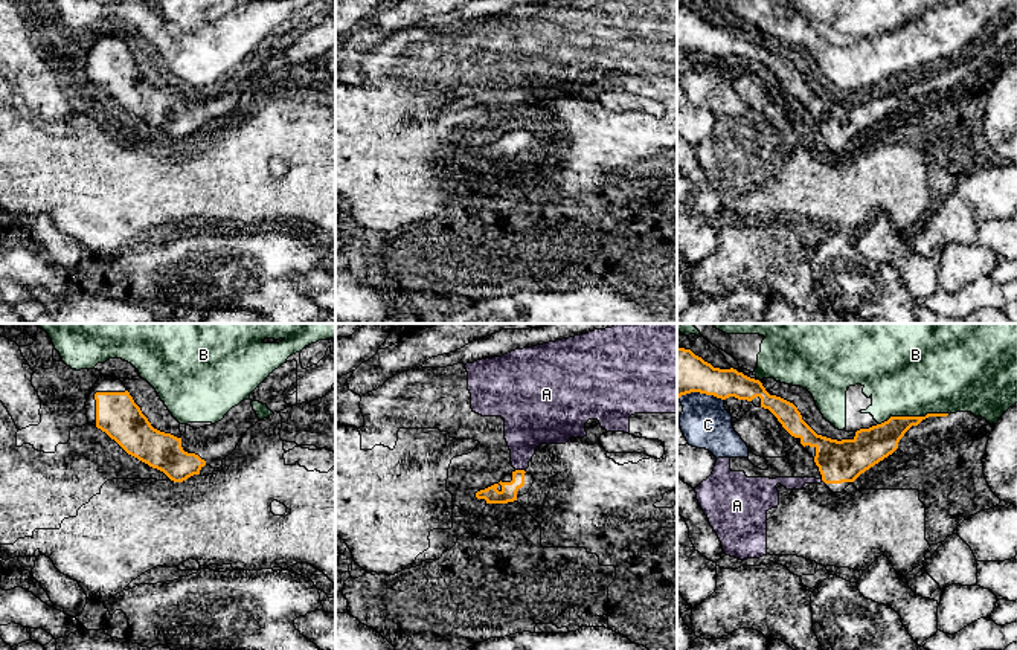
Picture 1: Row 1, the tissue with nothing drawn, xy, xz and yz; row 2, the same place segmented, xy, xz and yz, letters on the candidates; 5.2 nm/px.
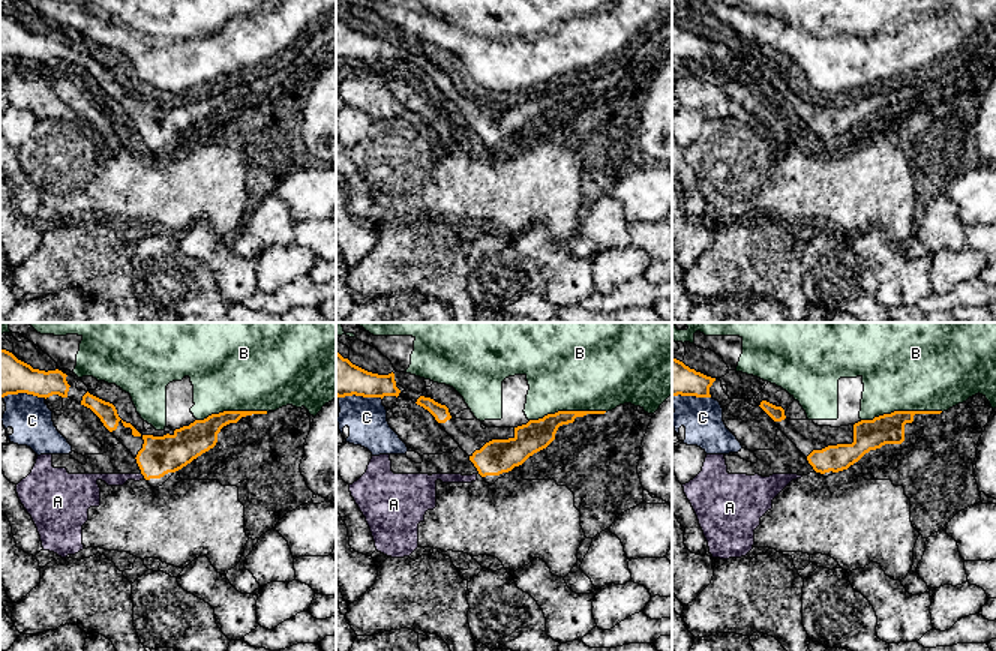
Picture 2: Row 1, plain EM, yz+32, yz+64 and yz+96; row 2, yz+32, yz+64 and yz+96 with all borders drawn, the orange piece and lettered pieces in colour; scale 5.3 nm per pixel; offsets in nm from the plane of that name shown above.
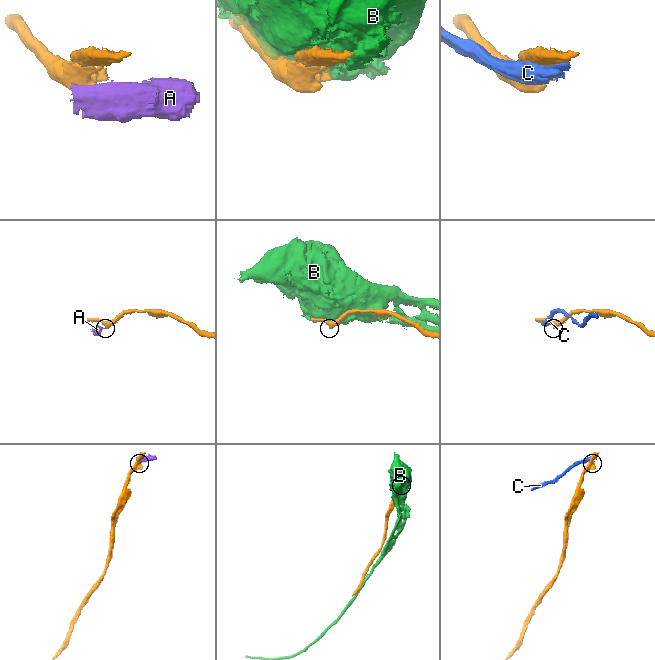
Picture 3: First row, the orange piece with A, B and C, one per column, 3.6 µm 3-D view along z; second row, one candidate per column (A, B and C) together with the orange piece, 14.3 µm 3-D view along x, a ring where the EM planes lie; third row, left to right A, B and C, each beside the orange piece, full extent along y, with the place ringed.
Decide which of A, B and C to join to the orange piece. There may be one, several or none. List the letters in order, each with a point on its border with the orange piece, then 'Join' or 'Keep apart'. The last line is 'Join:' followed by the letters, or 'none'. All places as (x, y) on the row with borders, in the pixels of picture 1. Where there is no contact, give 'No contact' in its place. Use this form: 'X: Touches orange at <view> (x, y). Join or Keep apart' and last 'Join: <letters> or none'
A: Touches orange at xz (520, 470). Keep apart
B: Touches orange at yz (914, 417). Keep apart
C: Touches orange at yz (702, 392). Keep apart
Join: none

